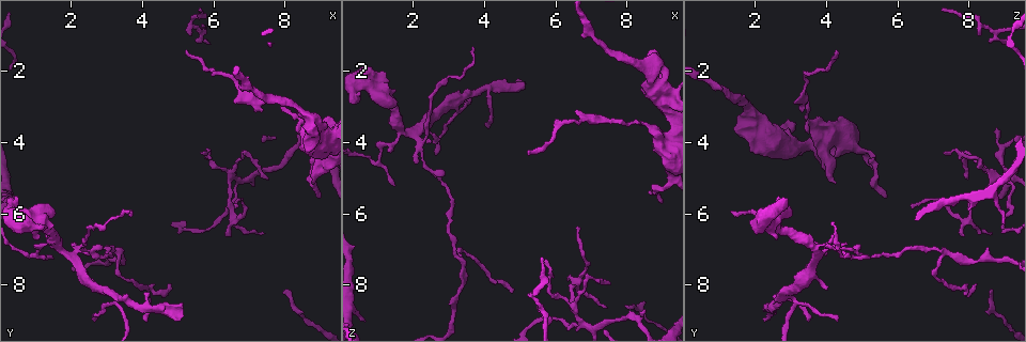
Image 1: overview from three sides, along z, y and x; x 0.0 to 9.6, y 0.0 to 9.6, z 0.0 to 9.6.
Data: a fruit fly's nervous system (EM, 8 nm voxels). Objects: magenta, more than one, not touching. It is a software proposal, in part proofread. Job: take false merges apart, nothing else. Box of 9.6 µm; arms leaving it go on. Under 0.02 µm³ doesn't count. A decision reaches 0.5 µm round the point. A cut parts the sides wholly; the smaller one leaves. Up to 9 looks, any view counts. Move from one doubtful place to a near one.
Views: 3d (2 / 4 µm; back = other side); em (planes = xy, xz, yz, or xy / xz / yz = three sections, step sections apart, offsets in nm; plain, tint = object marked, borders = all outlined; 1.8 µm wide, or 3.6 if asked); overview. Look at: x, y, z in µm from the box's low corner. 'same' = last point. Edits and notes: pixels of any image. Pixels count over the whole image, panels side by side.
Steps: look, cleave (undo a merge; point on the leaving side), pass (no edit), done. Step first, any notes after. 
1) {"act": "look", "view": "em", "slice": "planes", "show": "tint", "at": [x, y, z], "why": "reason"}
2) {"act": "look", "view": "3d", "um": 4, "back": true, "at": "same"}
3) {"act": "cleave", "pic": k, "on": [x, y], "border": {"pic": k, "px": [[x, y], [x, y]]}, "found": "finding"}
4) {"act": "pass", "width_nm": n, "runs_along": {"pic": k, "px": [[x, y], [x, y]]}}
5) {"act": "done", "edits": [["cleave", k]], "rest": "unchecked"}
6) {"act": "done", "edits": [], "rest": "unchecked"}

{"act": "look", "view": "3d", "um": 4, "back": true, "at": [9.00, 3.95, 4.10], "why": "sudden change in width"}

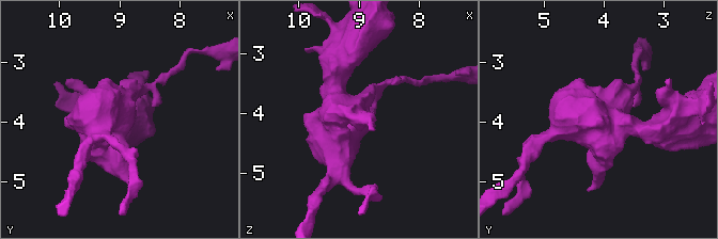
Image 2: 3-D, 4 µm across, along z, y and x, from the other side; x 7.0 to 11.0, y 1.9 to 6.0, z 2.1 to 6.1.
{"act": "look", "view": "em", "slice": "planes", "show": "tint", "at": "same"}

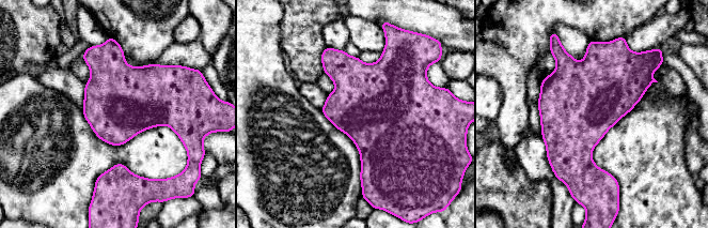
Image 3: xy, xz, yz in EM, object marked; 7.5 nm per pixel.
{"act": "pass", "found": "all the same neuron"}

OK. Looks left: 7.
{"act": "look", "view": "3d", "um": 2, "at": [6.75, 5.10, 9.05], "why": "sharp bend"}

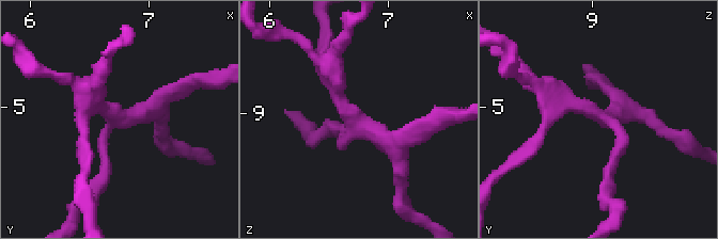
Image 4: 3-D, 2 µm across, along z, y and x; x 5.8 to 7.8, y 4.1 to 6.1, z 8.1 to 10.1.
{"act": "look", "view": "em", "slice": "xy", "step": 4, "show": "tint", "at": [6.74, 5.04, 9.06], "why": "need the tissue"}

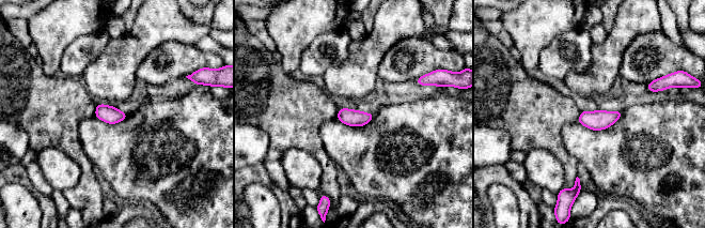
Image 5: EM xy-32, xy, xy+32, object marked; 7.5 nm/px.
{"act": "look", "view": "em", "slice": "planes", "show": "tint", "at": "same"}

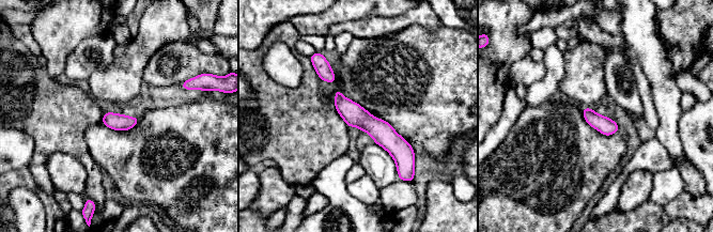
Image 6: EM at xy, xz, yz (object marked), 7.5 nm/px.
{"act": "pass", "runs_along": {"pic": 6, "px": [[337, 94], [407, 158]]}, "found": "continuous, no second neuron"}

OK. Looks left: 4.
{"act": "look", "view": "3d", "um": 4, "at": [8.75, 3.50, 2.30], "why": "sharp bend"}

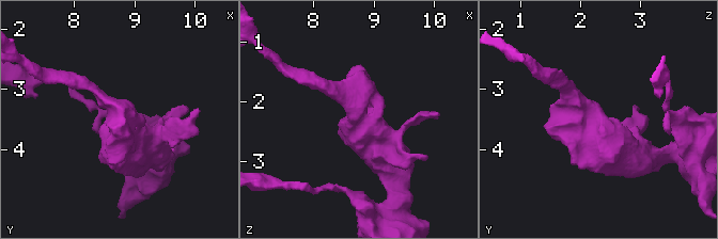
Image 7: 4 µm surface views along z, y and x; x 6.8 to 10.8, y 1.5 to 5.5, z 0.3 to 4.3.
{"act": "look", "view": "em", "um": 3.6, "slice": "planes", "show": "tint", "at": [8.75, 3.55, 2.30], "arm_widths_nm": [200, 550]}

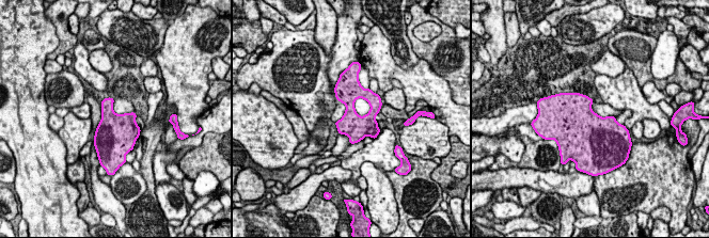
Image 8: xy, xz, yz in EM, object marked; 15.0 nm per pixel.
{"act": "pass", "width_nm": 380, "found": "continuous, no second neuron"}

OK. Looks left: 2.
{"act": "look", "view": "em", "slice": "xz", "step": 16, "show": "tint", "at": [1.00, 6.25, 2.45]}

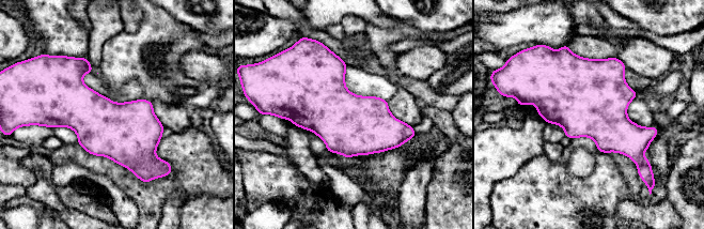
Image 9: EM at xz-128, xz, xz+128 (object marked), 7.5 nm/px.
{"act": "look", "view": "em", "slice": "planes", "show": "tint", "at": "same"}

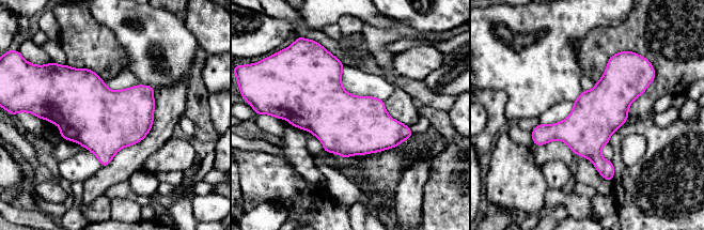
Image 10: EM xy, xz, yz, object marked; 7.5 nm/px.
{"act": "pass", "width_nm": 380, "found": "all the same neuron"}

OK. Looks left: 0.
{"act": "done", "edits": [], "rest": "unchecked"}

